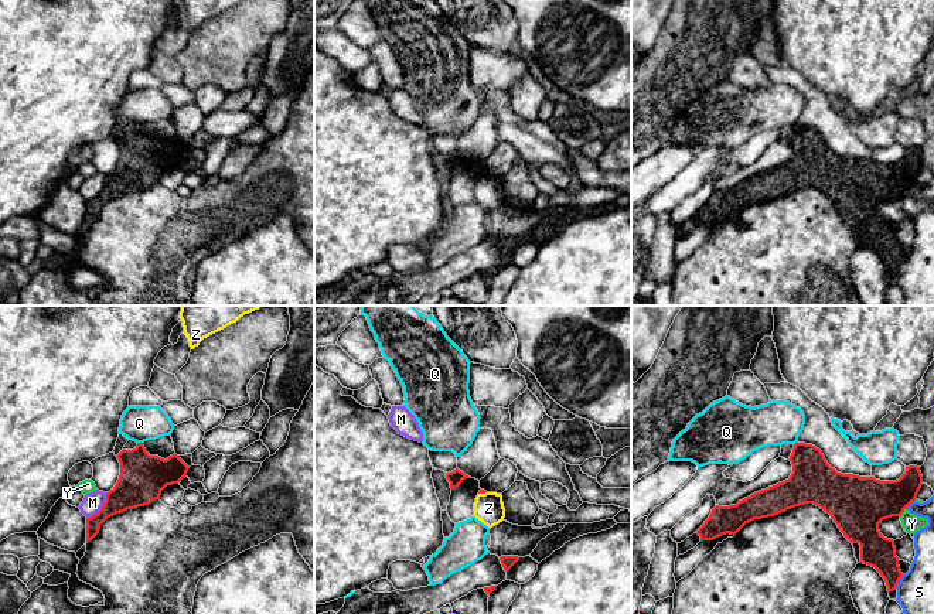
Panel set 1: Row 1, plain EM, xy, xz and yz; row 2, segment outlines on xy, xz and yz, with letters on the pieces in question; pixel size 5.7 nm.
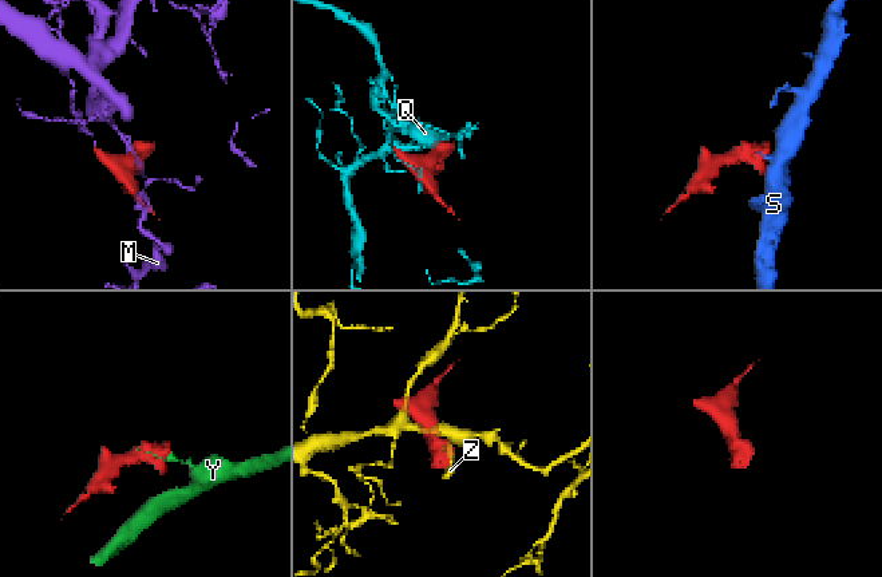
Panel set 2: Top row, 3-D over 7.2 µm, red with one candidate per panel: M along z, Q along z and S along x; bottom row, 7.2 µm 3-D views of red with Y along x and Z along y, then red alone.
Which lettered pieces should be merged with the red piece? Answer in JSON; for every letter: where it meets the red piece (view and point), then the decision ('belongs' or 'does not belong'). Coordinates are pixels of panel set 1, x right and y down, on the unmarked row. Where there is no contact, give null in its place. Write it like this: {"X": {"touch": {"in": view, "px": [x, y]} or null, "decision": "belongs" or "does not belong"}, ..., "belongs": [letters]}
{"M": {"touch": {"in": "xy", "px": [102, 191]}, "decision": "does not belong"}, "Q": {"touch": {"in": "xy", "px": [140, 126]}, "decision": "does not belong"}, "S": {"touch": {"in": "yz", "px": [899, 263]}, "decision": "does not belong"}, "Y": {"touch": {"in": "yz", "px": [903, 194]}, "decision": "does not belong"}, "Z": {"touch": {"in": "xz", "px": [481, 176]}, "decision": "does not belong"}, "belongs": []}

